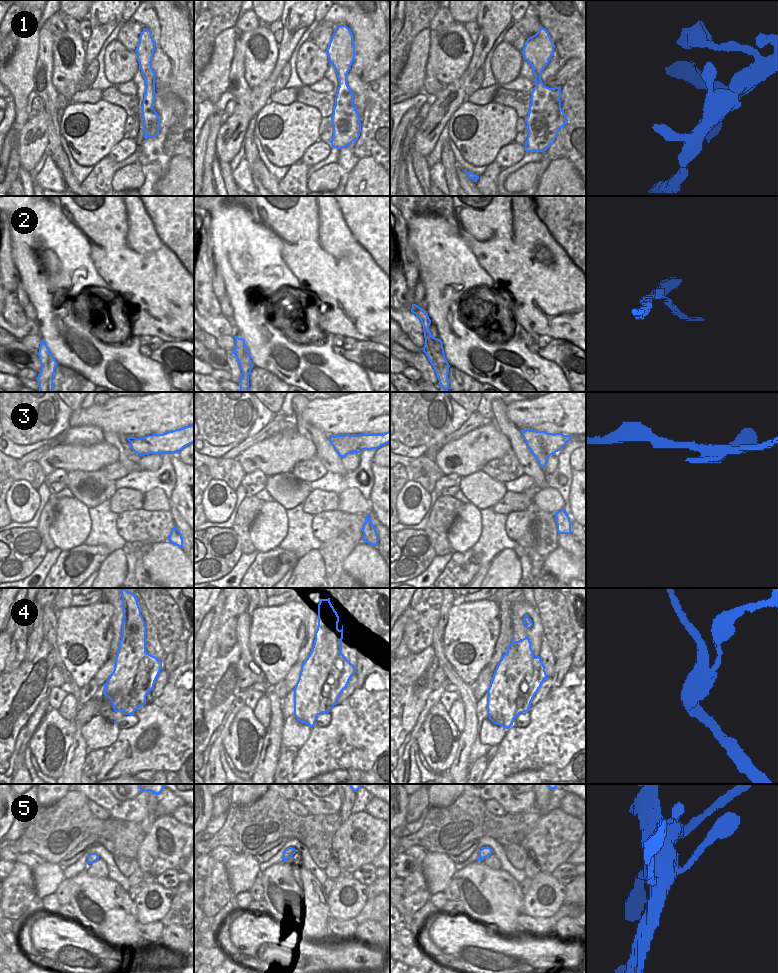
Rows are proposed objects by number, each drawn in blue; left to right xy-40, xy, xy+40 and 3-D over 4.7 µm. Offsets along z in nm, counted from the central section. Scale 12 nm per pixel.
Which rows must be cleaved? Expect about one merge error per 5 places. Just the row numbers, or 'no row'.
2, 3, 4

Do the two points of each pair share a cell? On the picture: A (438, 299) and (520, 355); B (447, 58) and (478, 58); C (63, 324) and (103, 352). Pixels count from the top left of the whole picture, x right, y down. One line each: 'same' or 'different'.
A: same
B: different
C: same

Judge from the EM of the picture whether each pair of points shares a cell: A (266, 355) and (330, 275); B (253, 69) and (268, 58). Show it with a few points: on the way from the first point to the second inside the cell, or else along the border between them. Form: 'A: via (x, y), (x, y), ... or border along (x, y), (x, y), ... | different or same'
A: border along (298, 279), (313, 294), (314, 300), (318, 304) | different
B: via (257, 66), (264, 61) | same

